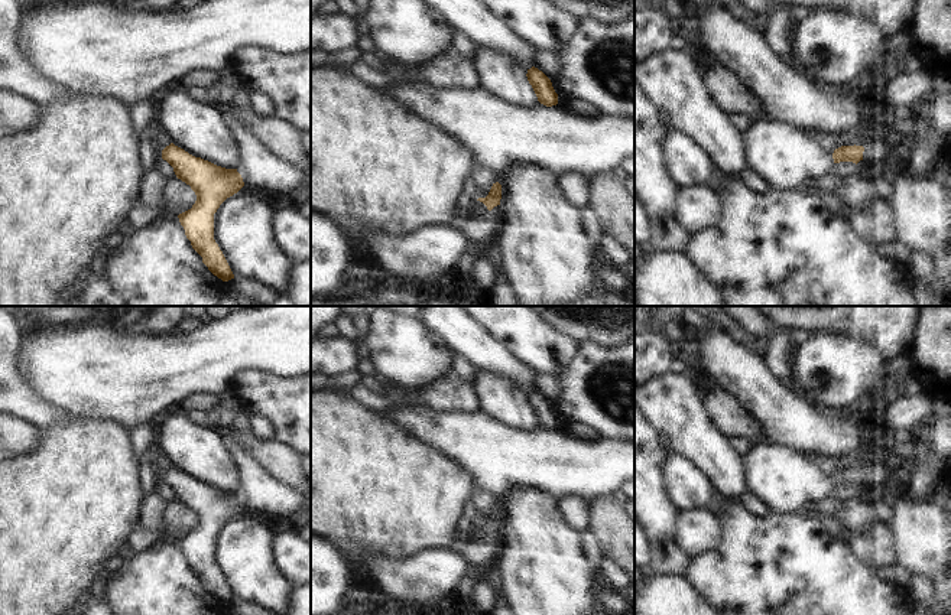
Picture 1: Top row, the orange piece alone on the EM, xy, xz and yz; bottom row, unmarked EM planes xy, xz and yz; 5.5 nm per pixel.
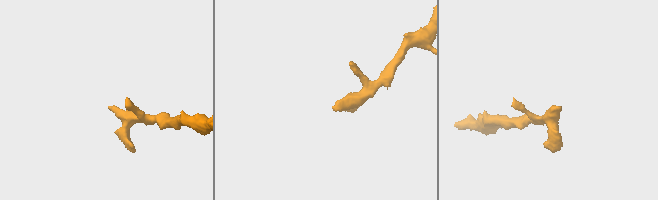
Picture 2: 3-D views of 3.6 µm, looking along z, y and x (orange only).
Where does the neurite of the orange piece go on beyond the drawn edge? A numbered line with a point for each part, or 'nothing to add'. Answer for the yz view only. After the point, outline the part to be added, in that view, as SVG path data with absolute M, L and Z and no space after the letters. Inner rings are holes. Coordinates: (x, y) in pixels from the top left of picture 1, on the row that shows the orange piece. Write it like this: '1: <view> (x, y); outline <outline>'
1: yz (878, 150); outline M873 140L864 147L863 157L867 160L883 162L889 154L889 147L885 140Z

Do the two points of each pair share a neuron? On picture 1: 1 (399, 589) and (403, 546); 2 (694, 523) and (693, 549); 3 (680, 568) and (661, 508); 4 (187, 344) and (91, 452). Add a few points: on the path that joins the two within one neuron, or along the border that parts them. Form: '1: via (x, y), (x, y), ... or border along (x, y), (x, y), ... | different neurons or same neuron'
1: border along (435, 549), (395, 559), (388, 559), (369, 550) | different neurons
2: via (694, 529), (693, 543) | same neuron
3: via (668, 553), (668, 547), (661, 536), (661, 523) | same neuron
4: border along (84, 417), (116, 420), (122, 426) | different neurons

